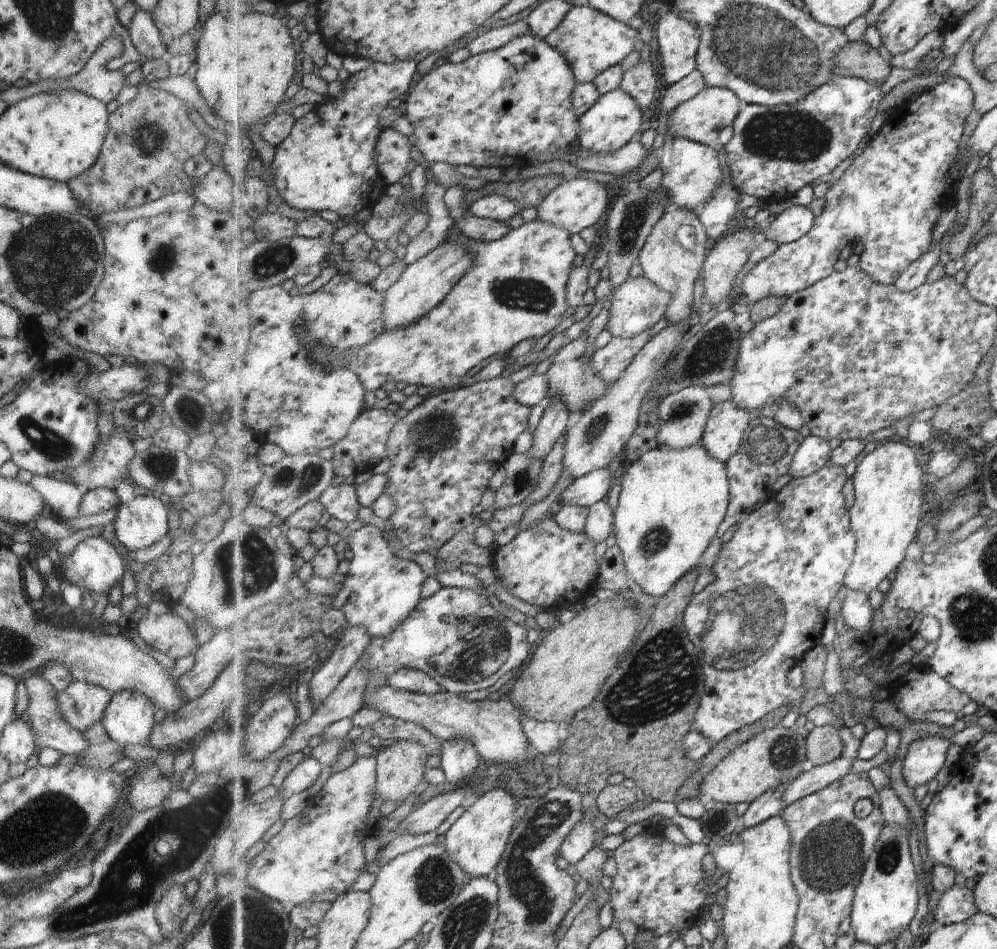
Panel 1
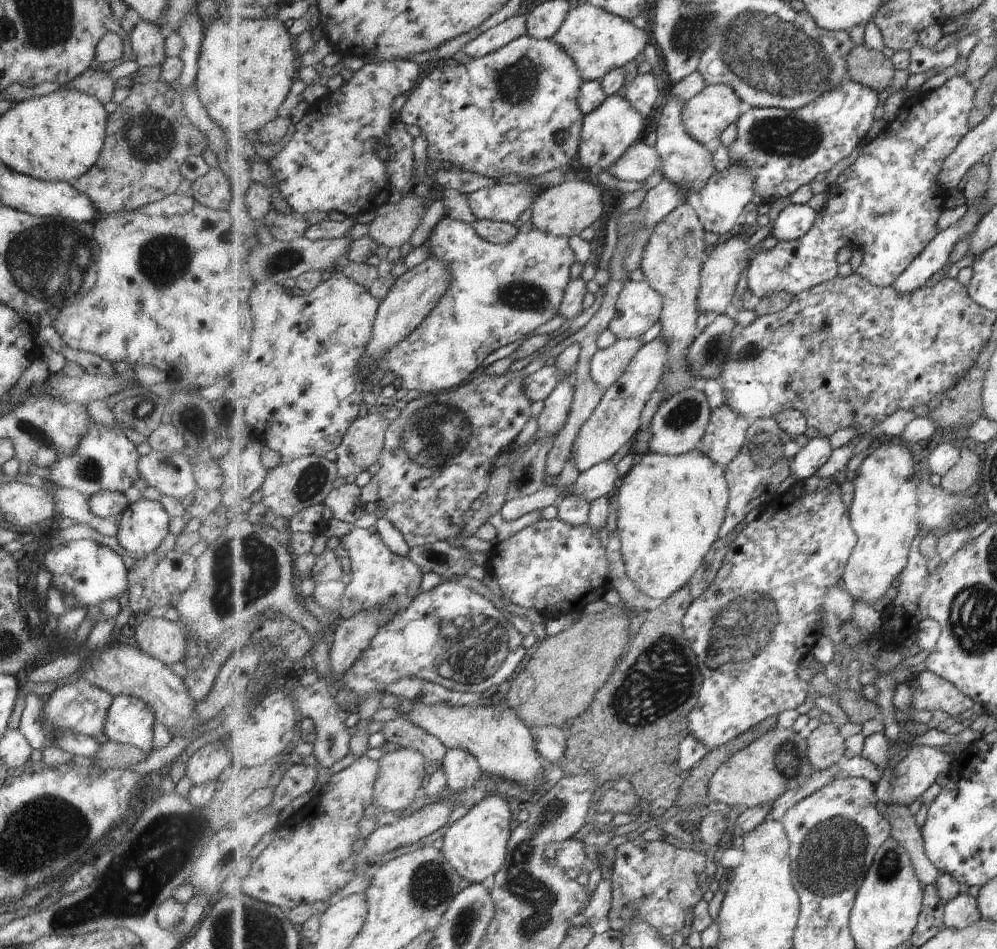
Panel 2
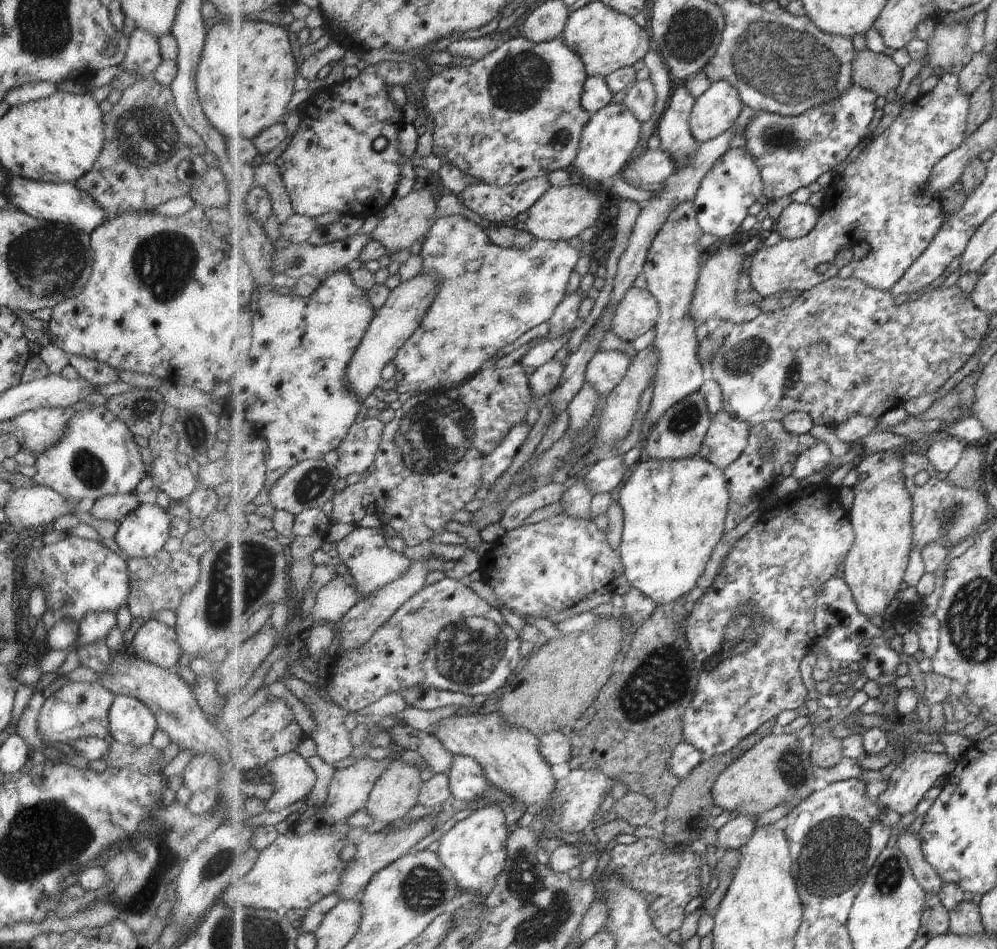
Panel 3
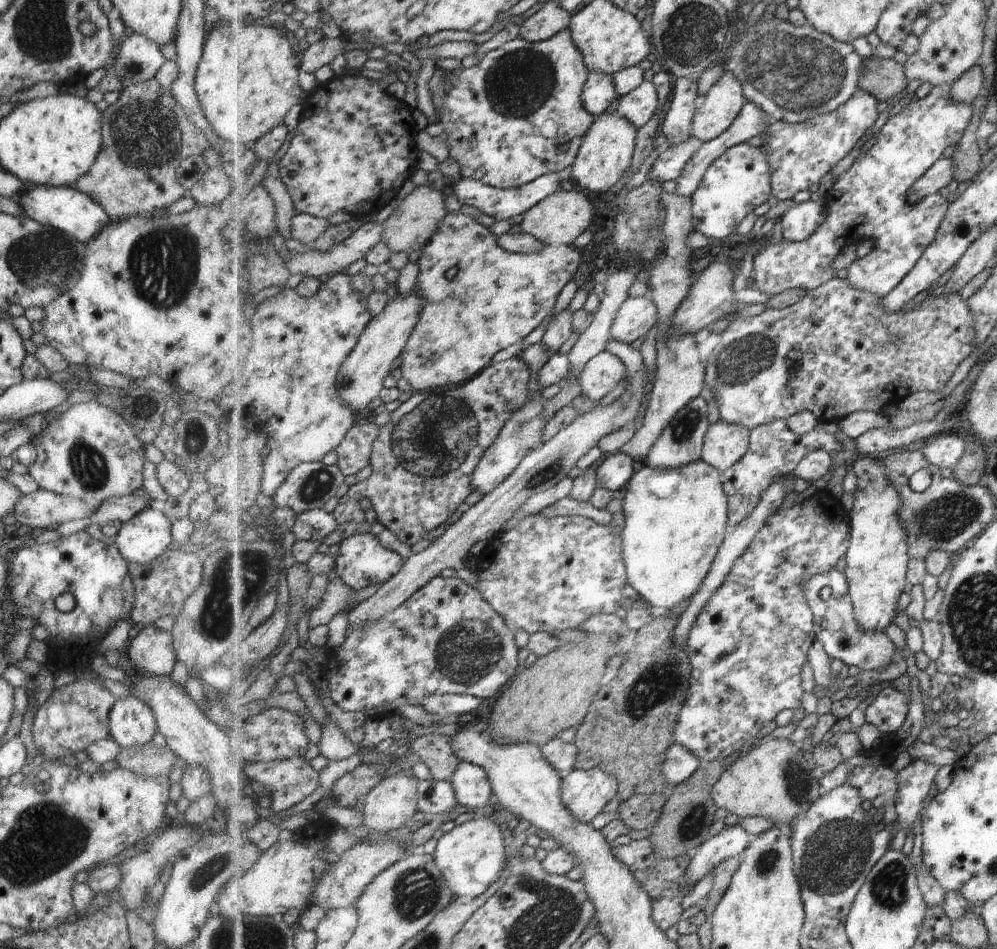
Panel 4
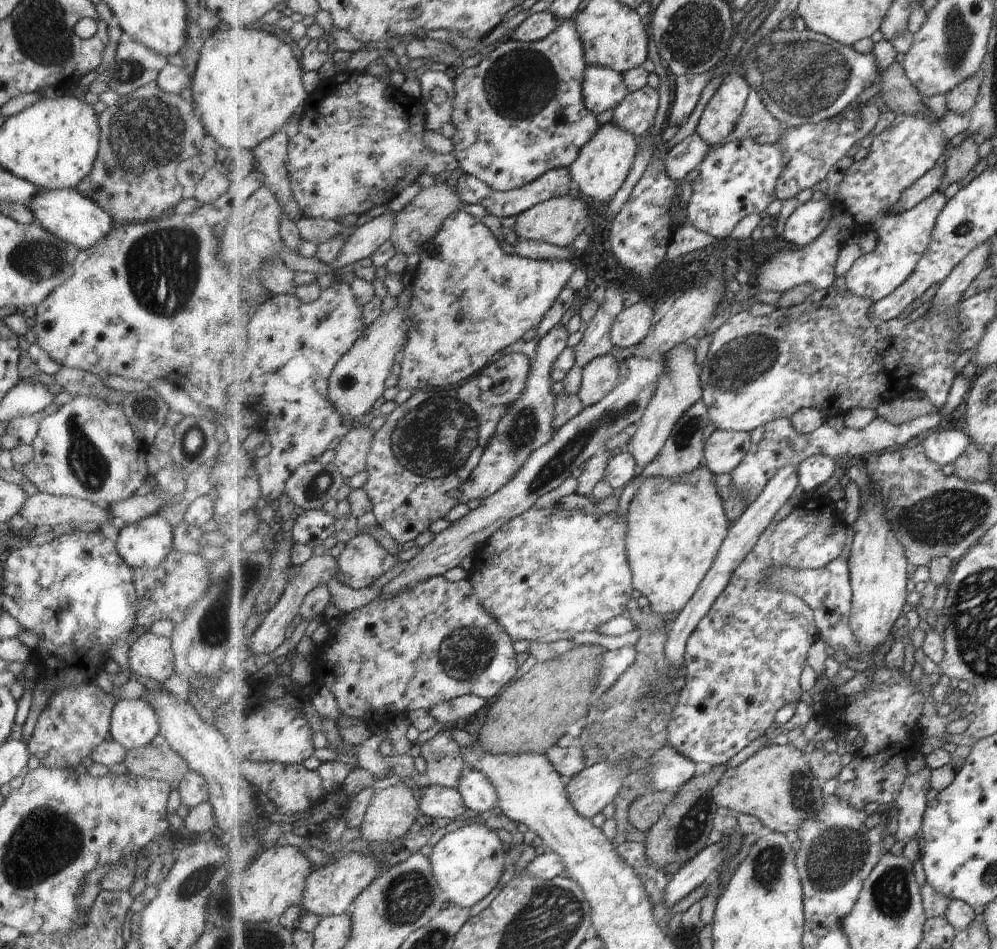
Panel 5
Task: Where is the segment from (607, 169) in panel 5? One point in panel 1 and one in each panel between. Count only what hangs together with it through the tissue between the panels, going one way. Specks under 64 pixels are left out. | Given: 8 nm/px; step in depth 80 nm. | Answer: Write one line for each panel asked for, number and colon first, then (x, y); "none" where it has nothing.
1: (613, 122)
2: (609, 133)
3: (612, 136)
4: (608, 149)

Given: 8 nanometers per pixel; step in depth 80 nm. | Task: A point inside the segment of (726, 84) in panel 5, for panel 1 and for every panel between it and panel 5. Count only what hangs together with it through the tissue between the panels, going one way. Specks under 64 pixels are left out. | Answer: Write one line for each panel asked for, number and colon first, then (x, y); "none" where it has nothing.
1: (701, 119)
2: (705, 117)
3: (715, 112)
4: (722, 105)

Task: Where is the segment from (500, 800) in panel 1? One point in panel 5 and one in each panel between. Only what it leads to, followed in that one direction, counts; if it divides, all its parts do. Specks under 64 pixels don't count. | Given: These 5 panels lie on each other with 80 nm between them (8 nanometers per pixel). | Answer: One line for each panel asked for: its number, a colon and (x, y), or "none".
2: (476, 845)
3: (476, 849)
4: (472, 856)
5: (468, 863)

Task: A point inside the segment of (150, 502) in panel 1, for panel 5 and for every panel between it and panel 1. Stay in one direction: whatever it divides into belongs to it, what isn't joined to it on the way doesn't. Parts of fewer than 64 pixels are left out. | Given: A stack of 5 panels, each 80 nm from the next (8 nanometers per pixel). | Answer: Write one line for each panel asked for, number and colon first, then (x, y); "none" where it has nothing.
2: (142, 526)
3: (142, 531)
4: (141, 539)
5: (143, 544)

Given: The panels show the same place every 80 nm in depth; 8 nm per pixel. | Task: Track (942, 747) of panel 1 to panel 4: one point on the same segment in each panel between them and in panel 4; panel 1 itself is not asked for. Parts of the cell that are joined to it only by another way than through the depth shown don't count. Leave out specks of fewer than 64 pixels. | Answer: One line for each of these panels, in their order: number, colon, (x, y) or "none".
2: (915, 774)
3: (915, 775)
4: (915, 780)

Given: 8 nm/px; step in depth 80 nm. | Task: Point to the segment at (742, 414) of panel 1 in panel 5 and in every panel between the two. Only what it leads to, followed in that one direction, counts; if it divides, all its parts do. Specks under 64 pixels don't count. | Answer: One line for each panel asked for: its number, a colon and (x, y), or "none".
2: (727, 434)
3: (728, 436)
4: (726, 444)
5: (724, 452)

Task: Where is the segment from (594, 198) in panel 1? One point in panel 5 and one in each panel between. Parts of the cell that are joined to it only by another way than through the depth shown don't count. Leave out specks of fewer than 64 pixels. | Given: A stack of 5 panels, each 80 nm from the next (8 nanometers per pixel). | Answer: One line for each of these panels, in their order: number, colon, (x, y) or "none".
2: (567, 209)
3: (562, 213)
4: (559, 220)
5: (558, 221)

